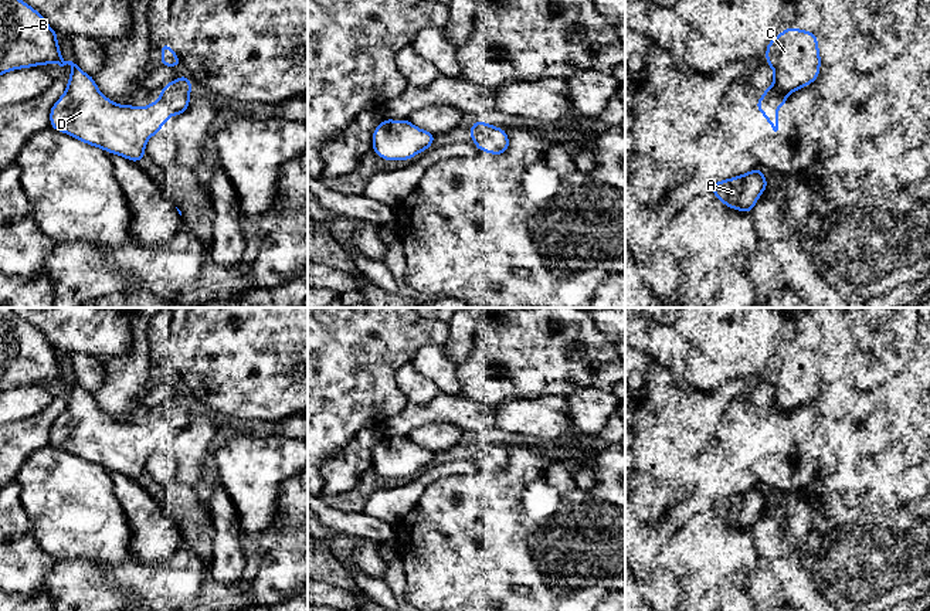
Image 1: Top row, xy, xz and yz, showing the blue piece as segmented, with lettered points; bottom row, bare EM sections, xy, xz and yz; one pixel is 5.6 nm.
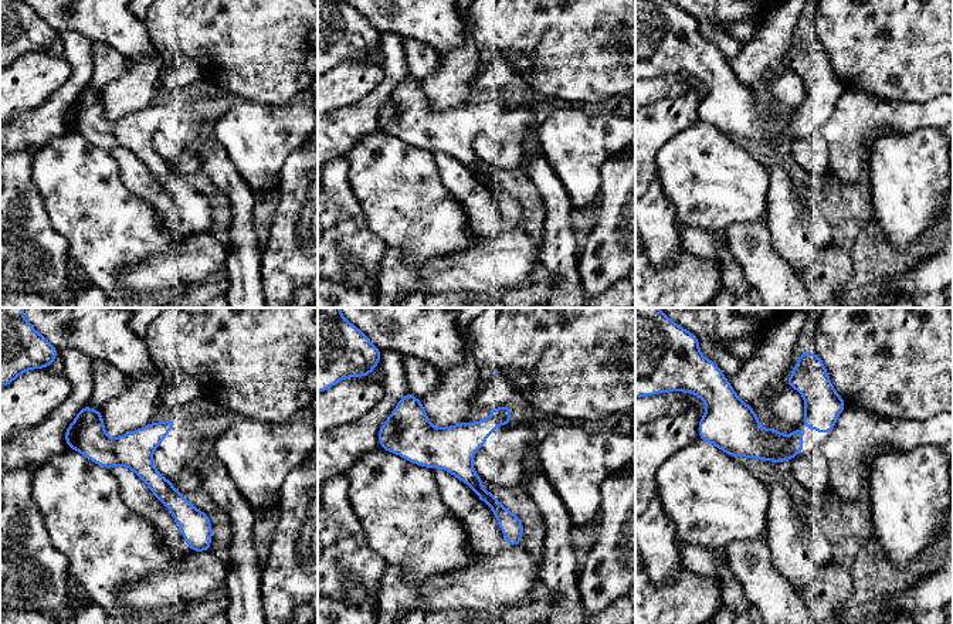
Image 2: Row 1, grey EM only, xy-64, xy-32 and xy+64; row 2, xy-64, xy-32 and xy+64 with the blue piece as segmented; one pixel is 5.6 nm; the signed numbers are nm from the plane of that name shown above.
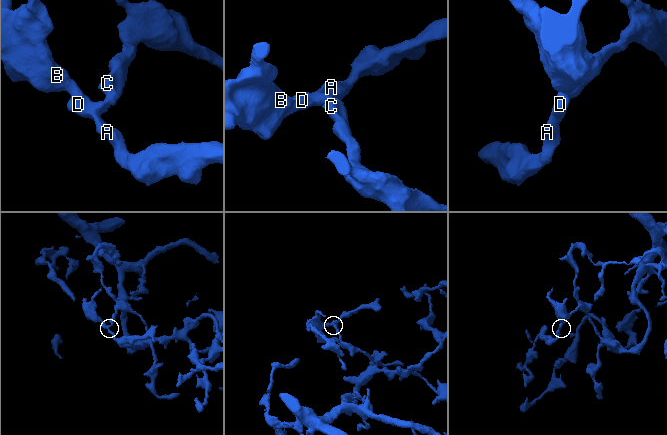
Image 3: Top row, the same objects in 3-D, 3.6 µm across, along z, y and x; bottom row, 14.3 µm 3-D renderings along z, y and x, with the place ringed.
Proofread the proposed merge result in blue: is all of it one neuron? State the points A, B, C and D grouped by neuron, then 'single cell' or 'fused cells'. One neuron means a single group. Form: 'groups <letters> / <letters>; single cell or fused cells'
groups A B C D; single cell

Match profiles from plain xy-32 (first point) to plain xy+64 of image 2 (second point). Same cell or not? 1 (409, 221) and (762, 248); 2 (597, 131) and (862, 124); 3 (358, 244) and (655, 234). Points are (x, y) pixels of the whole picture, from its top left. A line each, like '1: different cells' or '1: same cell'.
1: different cells
2: different cells
3: same cell

